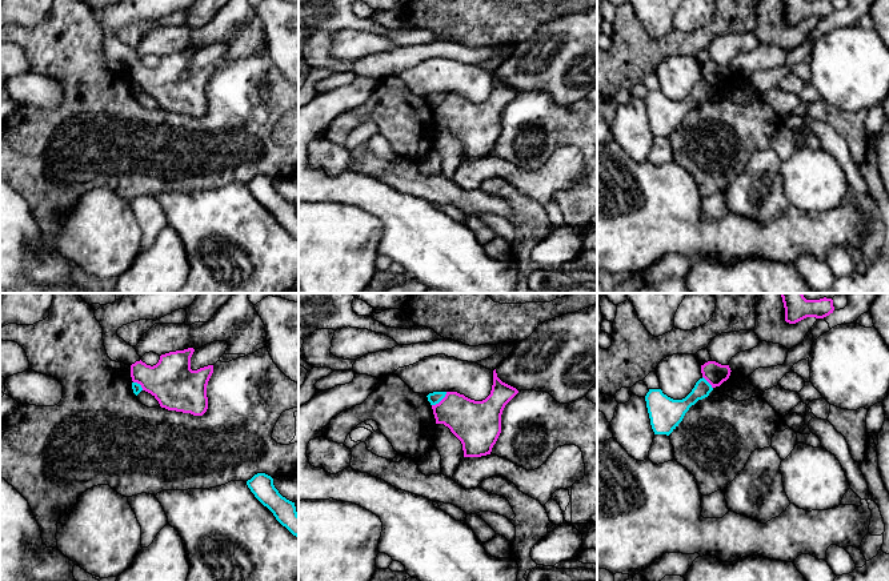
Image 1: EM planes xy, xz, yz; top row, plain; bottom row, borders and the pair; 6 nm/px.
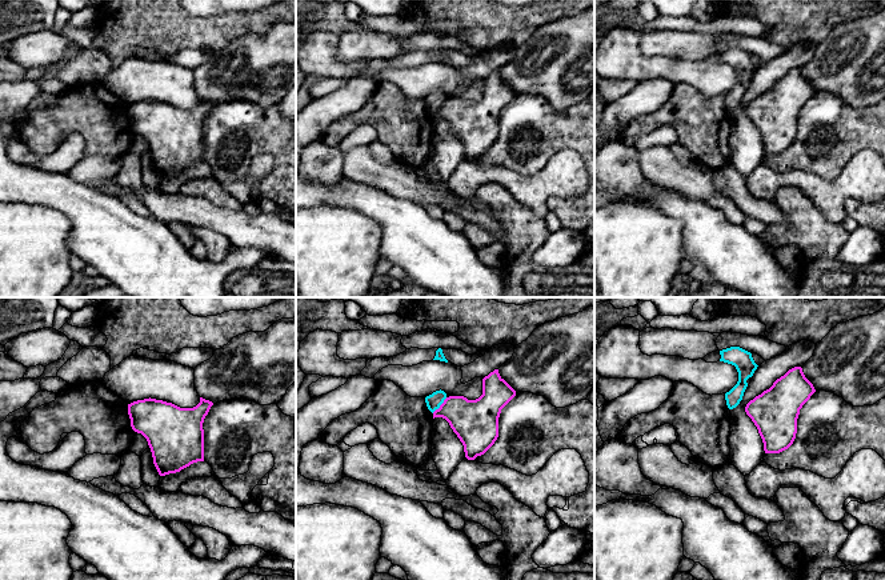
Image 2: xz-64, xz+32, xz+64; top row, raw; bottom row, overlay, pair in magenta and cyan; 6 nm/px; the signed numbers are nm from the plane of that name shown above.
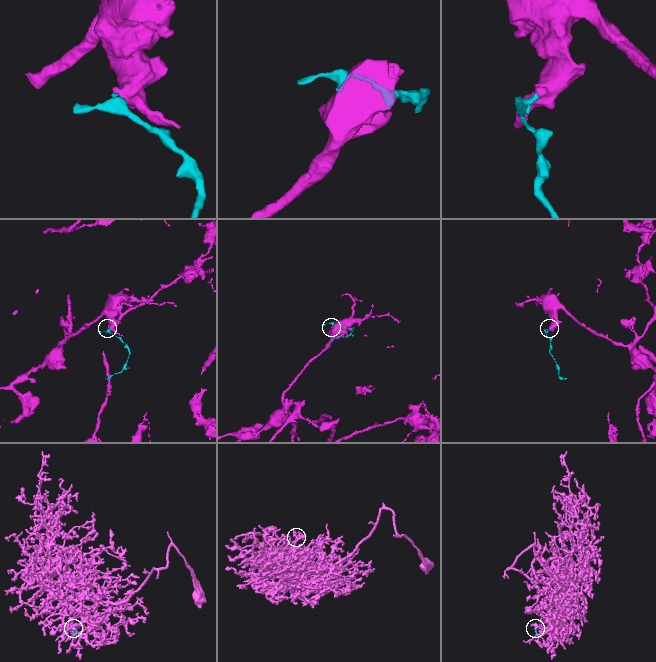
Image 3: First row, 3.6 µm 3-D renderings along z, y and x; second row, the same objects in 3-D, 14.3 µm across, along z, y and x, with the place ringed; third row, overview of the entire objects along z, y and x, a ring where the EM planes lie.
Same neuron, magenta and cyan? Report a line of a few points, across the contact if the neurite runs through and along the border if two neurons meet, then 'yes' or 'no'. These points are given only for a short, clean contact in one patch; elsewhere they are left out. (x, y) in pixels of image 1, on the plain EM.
line xz (447, 93), (432, 107); no

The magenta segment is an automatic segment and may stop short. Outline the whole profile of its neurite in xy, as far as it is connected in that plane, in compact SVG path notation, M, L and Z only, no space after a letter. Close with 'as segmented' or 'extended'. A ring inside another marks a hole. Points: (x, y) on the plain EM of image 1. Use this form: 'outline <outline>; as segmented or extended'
outline M188 49L161 56L153 68L136 63L131 67L132 83L151 95L161 109L203 117L208 111L207 87L213 67L192 72L193 53Z; as segmented

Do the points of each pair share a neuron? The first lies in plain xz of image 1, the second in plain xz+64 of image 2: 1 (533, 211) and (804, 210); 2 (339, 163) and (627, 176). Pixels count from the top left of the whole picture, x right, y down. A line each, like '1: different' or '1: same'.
1: same
2: same

